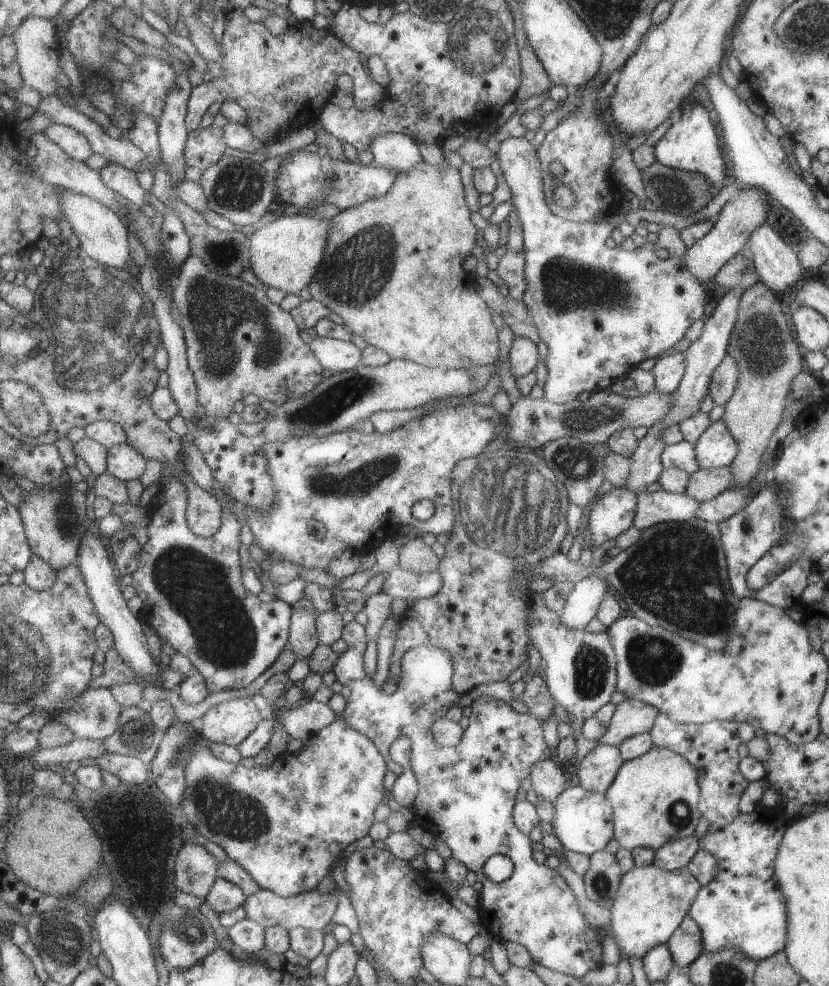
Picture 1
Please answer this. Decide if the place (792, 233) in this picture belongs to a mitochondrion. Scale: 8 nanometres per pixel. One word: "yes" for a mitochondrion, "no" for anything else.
no

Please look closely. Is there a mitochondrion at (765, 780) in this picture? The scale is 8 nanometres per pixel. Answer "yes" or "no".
no

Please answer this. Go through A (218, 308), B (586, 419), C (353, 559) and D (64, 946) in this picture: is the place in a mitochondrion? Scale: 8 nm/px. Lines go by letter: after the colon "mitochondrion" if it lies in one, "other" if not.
A: mitochondrion
B: mitochondrion
C: other
D: mitochondrion

